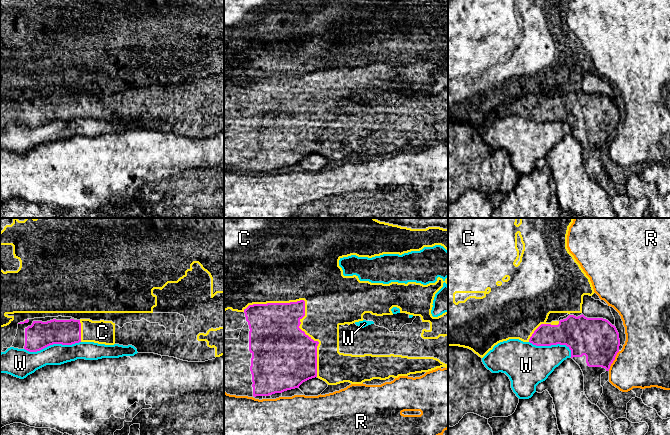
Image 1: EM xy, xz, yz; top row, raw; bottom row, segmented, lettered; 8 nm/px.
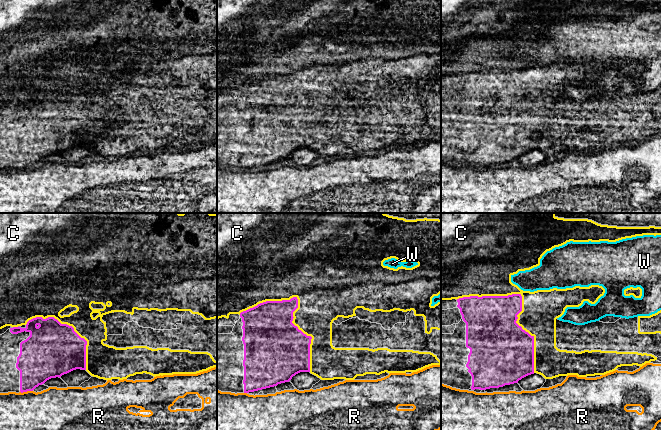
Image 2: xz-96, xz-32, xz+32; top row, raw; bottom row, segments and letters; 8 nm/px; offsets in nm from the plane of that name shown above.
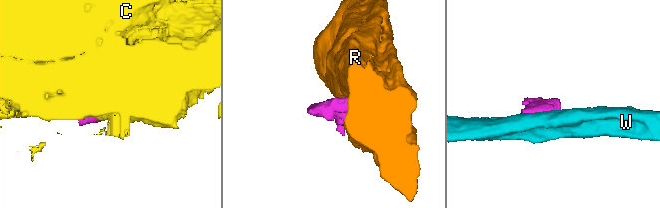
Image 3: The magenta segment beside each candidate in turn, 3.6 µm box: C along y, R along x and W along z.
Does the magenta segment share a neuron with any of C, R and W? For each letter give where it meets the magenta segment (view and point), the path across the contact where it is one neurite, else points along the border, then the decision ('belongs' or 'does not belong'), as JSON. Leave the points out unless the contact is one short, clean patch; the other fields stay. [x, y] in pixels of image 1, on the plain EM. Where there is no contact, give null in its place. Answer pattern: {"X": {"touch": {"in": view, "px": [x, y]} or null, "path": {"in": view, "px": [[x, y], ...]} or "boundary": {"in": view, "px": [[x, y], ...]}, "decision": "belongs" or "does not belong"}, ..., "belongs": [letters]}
{"C": {"touch": {"in": "xz", "px": [304, 86]}, "decision": "does not belong"}, "R": {"touch": {"in": "yz", "px": [613, 136]}, "decision": "does not belong"}, "W": {"touch": {"in": "xy", "px": [52, 120]}, "decision": "does not belong"}, "belongs": []}

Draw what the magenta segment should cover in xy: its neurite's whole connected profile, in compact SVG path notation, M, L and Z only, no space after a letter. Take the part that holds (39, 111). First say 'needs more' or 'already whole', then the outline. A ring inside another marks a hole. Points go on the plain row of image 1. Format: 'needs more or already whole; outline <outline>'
needs more; outline M198 39L192 41L192 46L187 48L187 52L181 55L178 59L168 59L162 66L154 65L153 70L157 72L157 82L153 84L152 89L14 89L6 90L13 92L14 96L7 102L0 104L0 129L5 128L8 124L14 123L18 125L25 125L29 128L40 127L53 120L72 121L81 118L81 95L90 95L92 97L112 97L115 100L115 120L128 122L132 121L137 125L138 129L154 129L161 132L174 133L183 137L188 138L205 138L208 136L215 135L215 124L207 122L206 117L198 117L197 111L199 109L206 110L211 104L216 105L224 103L224 69L217 69L213 74L211 73L211 54L209 50L204 47Z

